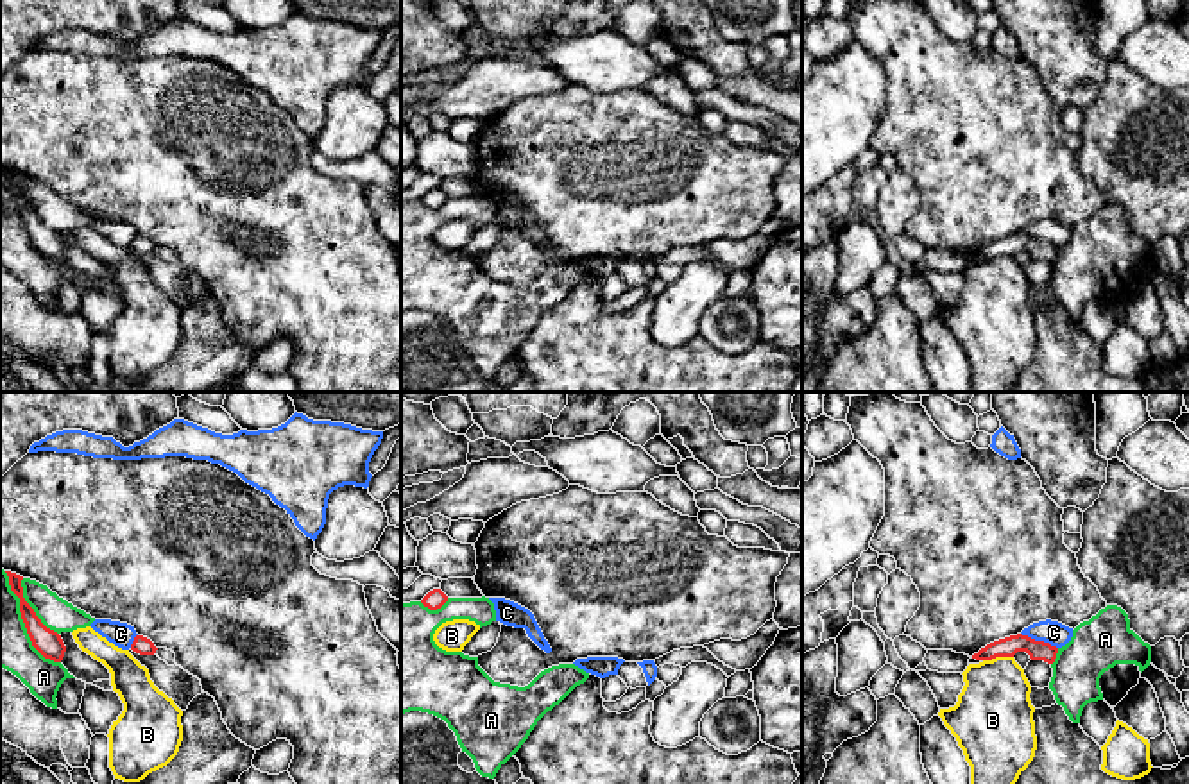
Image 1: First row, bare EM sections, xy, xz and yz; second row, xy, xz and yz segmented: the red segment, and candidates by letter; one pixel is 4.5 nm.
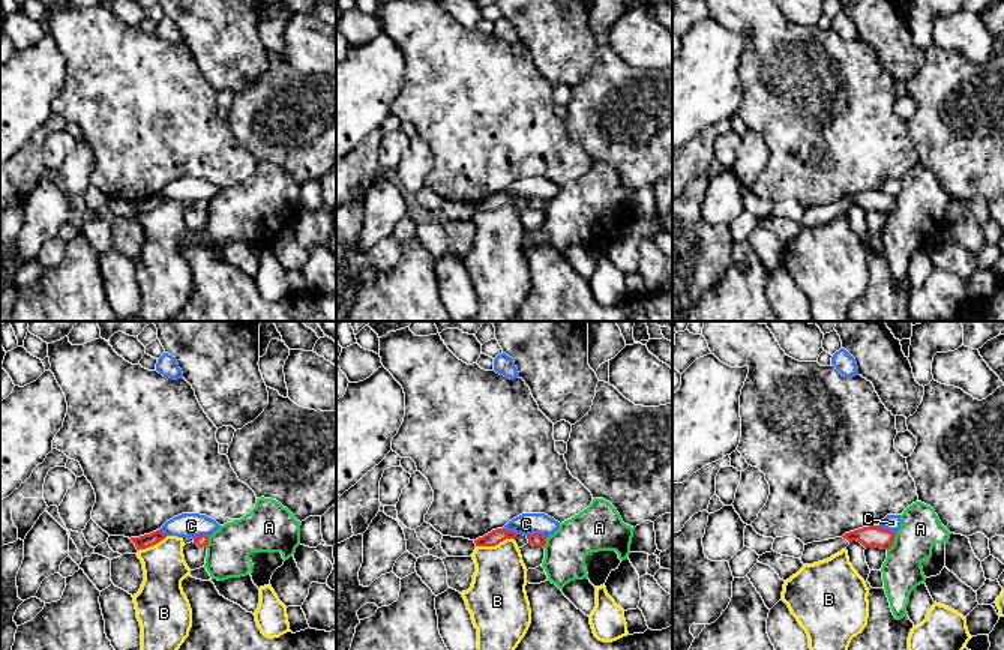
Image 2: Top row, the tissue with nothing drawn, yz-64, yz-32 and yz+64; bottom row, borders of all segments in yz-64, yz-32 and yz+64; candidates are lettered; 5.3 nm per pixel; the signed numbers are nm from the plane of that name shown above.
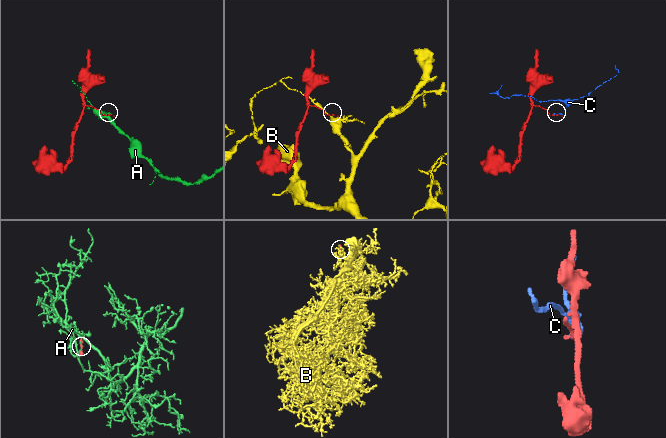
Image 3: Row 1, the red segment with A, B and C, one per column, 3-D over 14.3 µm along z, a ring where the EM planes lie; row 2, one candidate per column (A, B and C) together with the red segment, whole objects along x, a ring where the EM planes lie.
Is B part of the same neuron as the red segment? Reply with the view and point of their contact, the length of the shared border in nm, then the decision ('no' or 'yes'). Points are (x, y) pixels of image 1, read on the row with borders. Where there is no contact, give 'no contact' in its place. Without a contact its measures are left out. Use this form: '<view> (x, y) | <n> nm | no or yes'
yz (998, 656) | 140 nm | no

